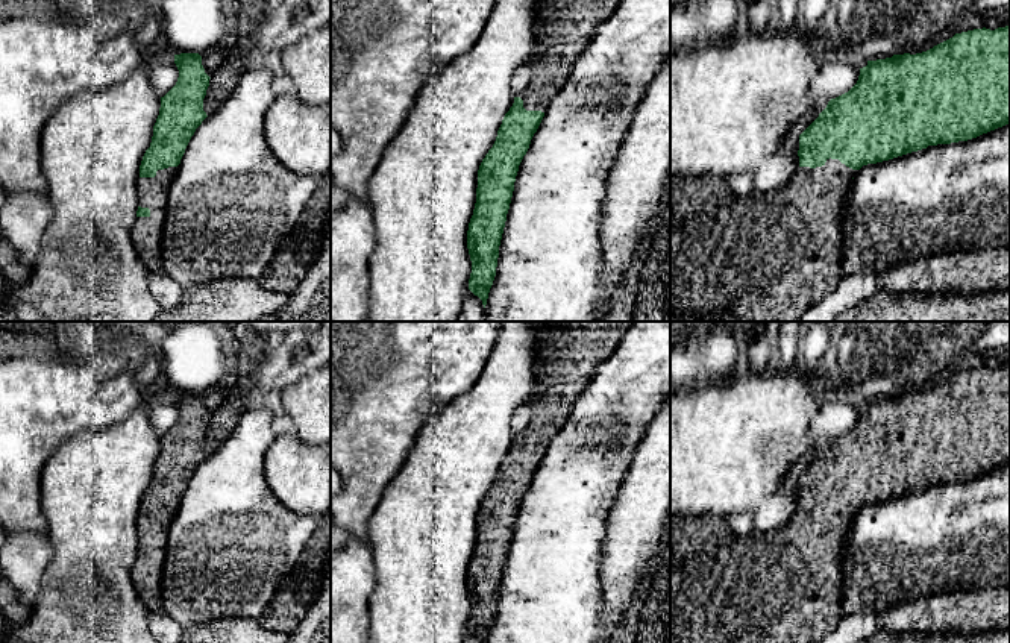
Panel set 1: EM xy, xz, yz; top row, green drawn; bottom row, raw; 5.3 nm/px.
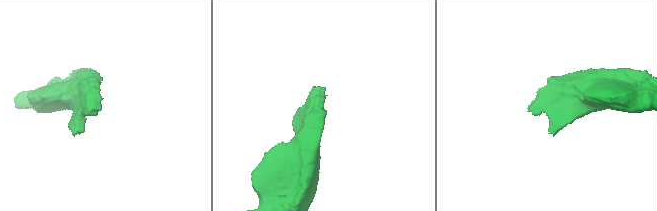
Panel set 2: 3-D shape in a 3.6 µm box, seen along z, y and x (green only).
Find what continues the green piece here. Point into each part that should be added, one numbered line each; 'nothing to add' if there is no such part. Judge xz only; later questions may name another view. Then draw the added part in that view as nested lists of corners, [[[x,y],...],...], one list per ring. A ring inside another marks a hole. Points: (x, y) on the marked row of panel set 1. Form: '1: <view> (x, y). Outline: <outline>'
1: xz (563, 28). Outline: [[[538,0],[535,15],[535,41],[534,52],[529,64],[531,80],[529,85],[516,97],[523,100],[526,111],[546,112],[552,99],[561,91],[569,77],[572,76],[573,67],[578,58],[585,52],[591,36],[596,33],[601,23],[613,15],[620,0]]]

